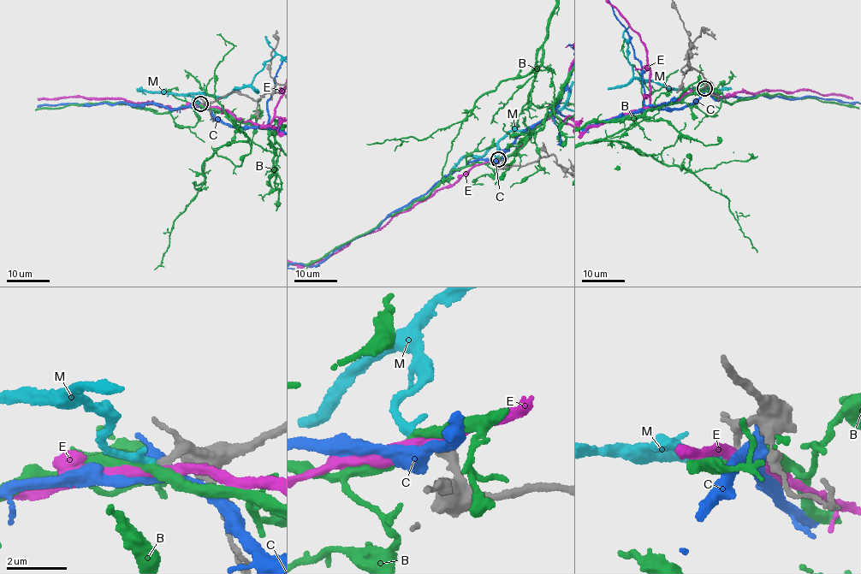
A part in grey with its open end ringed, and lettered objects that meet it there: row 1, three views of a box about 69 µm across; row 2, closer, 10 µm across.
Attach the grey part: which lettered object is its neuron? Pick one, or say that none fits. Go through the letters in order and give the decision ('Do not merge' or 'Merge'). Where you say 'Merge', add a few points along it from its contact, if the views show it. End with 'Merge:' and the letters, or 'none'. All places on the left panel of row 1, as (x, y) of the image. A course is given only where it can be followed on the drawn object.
B: Do not merge
C: Do not merge
E: Do not merge
M: Merge. Its course: (200, 104), (194, 103), (188, 95), (206, 93), (217, 97), (251, 85), (275, 55), (264, 36)
Merge: M

